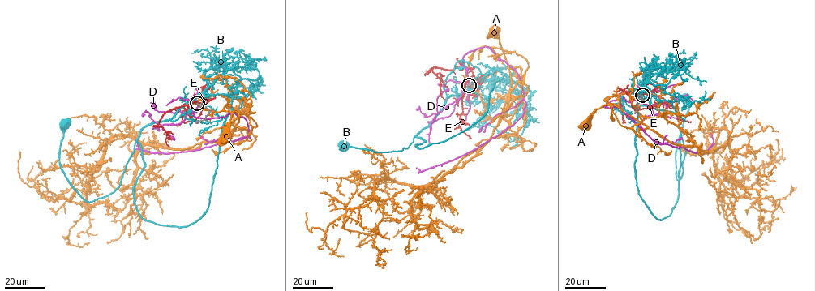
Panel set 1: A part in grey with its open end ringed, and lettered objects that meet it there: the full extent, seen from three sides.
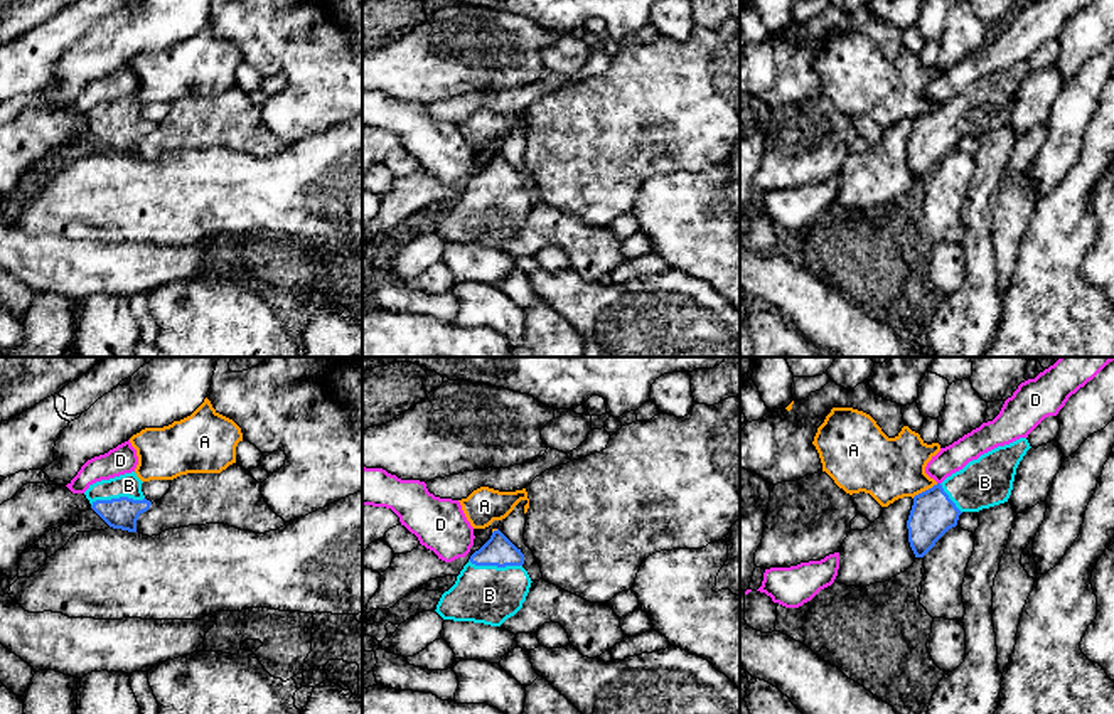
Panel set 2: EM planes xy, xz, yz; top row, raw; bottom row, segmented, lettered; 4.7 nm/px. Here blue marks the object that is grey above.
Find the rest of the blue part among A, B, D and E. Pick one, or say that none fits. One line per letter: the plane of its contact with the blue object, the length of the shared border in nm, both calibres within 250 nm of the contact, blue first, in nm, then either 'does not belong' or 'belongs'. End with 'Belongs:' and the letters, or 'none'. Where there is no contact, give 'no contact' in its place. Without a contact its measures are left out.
A: yz | 140 nm | 220/300 nm | does not belong
B: xy | 260 nm | 150/110 nm | belongs
D: no contact | does not belong
E: no contact | does not belong
Belongs: B

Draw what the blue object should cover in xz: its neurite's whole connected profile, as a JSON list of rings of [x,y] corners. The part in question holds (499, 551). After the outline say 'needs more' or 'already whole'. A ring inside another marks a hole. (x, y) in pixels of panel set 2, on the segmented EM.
[[[499,529],[490,539],[475,551],[457,576],[455,584],[445,591],[436,605],[436,613],[443,620],[474,621],[490,626],[501,626],[514,616],[526,601],[531,588],[531,578],[522,567],[524,554]]]; needs more

